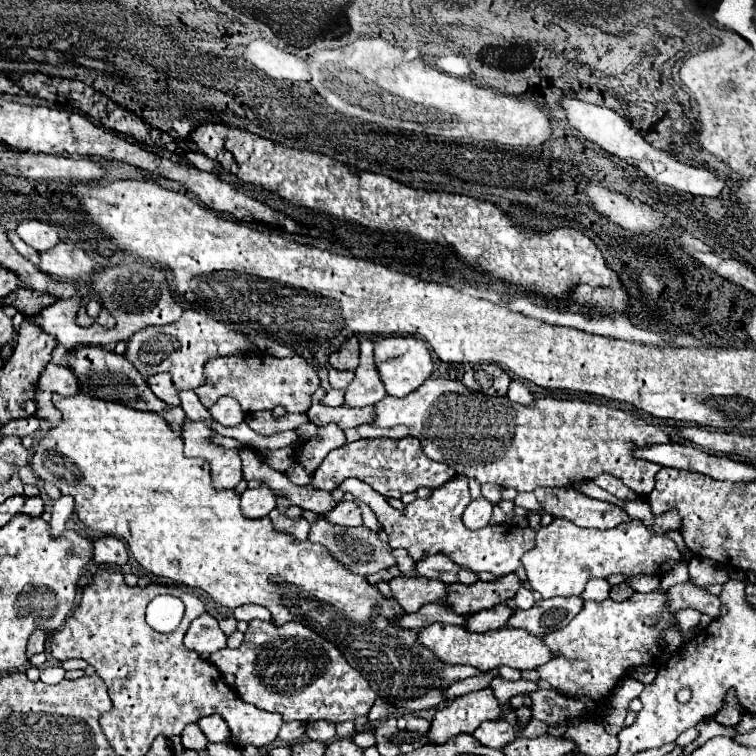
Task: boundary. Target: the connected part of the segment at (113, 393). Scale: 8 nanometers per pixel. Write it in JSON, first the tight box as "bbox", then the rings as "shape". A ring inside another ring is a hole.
{"bbox":[66,345,186,425],"shape":[[[76,345],[74,349],[70,349],[66,367],[70,367],[72,373],[76,375],[80,393],[84,395],[90,395],[102,401],[122,403],[136,411],[154,411],[170,425],[180,425],[186,419],[182,407],[168,407],[164,401],[158,401],[158,397],[154,397],[154,393],[146,385],[146,379],[136,371],[134,365],[130,365],[130,361],[124,355],[116,355],[114,351],[104,349],[102,345]]]}

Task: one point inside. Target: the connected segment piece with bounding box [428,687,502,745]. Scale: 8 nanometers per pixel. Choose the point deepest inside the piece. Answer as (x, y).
(462, 715)

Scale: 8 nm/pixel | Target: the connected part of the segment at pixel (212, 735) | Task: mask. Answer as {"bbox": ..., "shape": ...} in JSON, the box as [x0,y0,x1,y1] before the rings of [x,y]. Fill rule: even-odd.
{"bbox":[198,715,230,743],"shape":[[[208,715],[198,721],[198,725],[204,729],[204,735],[208,737],[210,743],[222,743],[230,739],[230,729],[226,721],[220,715]]]}

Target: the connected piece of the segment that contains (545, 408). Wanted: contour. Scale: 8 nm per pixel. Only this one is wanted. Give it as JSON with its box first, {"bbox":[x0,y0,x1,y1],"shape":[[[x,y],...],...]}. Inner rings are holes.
{"bbox":[374,377,670,497],"shape":[[[428,377],[416,391],[406,397],[384,397],[376,407],[374,425],[396,427],[406,425],[422,443],[424,453],[432,461],[446,463],[458,471],[476,479],[478,483],[496,483],[500,487],[514,487],[518,491],[534,491],[536,487],[572,487],[574,483],[592,481],[602,473],[618,477],[628,489],[638,493],[638,497],[648,497],[654,489],[654,477],[662,465],[638,459],[632,455],[634,447],[648,447],[654,443],[668,443],[670,437],[648,425],[646,421],[606,405],[586,403],[586,401],[562,401],[562,399],[536,399],[532,405],[514,405],[508,397],[490,397],[484,393],[470,393],[460,381]]]}

